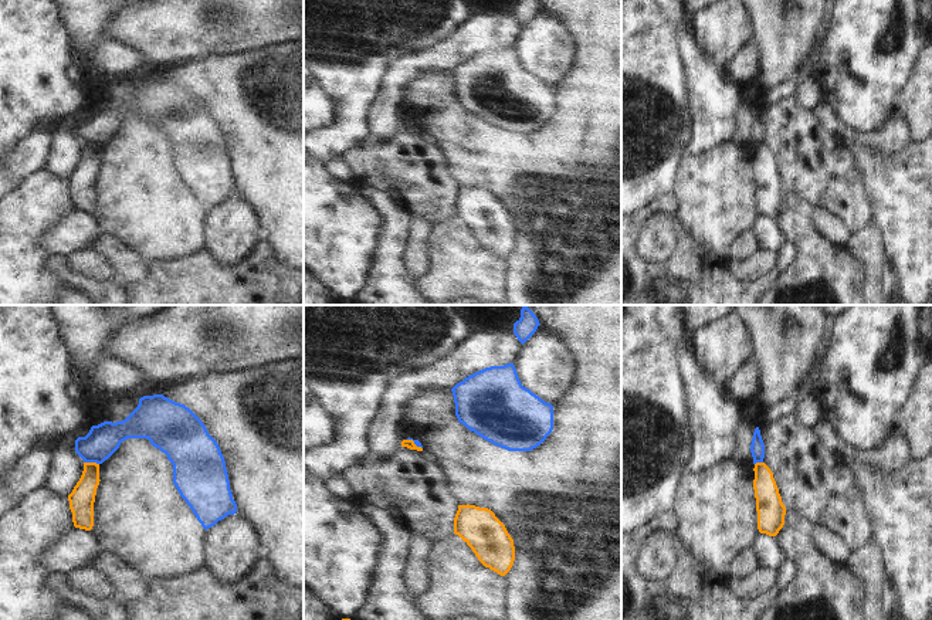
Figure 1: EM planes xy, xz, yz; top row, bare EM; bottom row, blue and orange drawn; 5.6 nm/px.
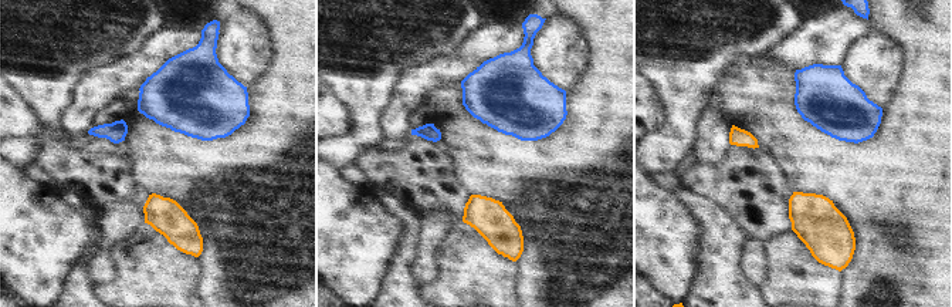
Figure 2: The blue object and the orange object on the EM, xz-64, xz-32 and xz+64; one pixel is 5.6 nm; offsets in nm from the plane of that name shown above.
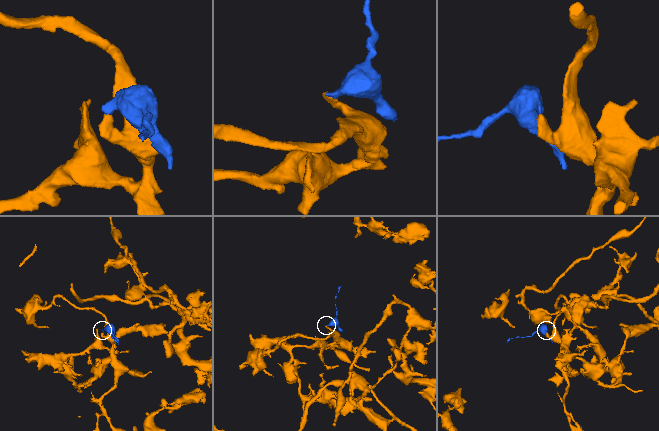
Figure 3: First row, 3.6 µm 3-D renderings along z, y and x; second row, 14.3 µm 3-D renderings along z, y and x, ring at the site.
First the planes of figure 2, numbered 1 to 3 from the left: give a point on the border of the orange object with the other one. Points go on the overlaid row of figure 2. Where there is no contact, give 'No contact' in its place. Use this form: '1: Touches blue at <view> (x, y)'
1: No contact
2: No contact
3: No contact

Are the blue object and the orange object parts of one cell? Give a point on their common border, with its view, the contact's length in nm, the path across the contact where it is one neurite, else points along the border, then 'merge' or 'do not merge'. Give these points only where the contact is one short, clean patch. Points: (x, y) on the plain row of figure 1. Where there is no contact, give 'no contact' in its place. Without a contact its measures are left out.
meets blue in xy at (91, 144); contact 90 nm long; do not merge

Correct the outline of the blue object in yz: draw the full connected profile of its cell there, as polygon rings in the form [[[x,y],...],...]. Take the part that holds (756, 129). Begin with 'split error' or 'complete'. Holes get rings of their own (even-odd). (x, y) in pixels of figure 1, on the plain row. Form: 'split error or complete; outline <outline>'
complete; outline [[[759,109],[755,111],[752,126],[750,126],[750,135],[753,139],[753,146],[763,145],[765,140],[765,126],[760,118]]]

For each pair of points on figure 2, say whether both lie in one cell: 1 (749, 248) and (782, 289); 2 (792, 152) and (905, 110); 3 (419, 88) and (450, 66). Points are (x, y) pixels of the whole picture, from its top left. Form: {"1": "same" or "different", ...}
{"1": "different", "2": "same", "3": "same"}

